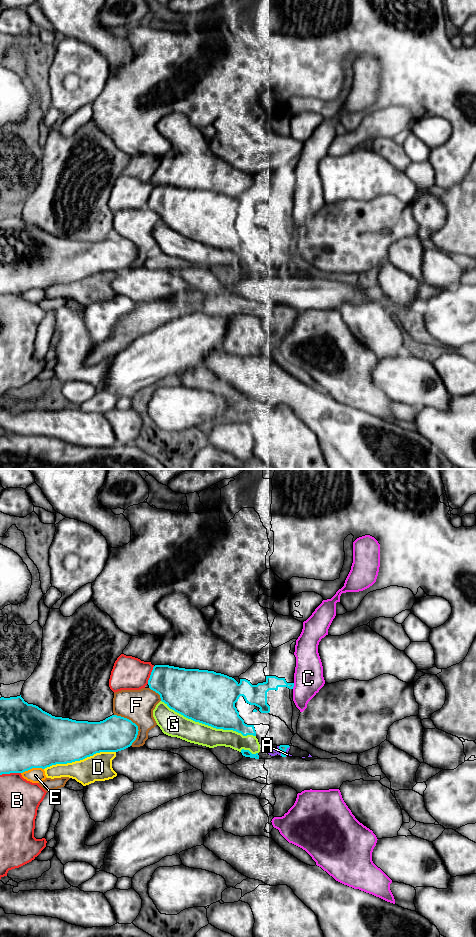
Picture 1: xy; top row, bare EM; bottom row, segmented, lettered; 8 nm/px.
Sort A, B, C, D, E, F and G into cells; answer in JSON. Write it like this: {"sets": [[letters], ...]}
{"sets": [["A", "G"], ["B"], ["C"], ["D"], ["E"], ["F"]]}

